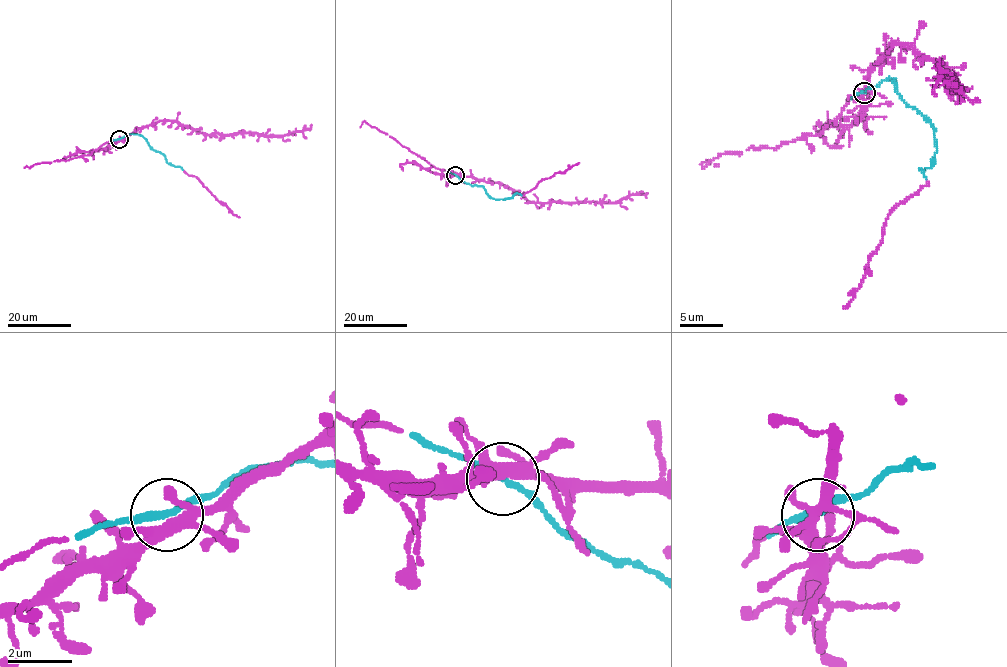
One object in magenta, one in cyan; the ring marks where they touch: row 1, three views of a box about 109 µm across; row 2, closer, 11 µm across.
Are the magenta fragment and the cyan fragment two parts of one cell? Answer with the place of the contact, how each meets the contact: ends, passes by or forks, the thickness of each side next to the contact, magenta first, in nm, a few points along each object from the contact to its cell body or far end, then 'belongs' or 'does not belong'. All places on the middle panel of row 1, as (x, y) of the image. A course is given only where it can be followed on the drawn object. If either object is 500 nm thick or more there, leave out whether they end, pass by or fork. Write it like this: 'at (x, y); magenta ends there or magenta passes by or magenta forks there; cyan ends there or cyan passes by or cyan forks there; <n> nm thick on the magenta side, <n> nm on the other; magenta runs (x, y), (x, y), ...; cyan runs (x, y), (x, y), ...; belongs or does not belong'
at (455, 175); magenta forks there; cyan passes by; 340 nm thick on the magenta side, 190 nm on the other; magenta runs (456, 175), (501, 183), (531, 202), (620, 202), (631, 195), (647, 193); cyan runs (455, 175), (472, 185), (481, 185), (490, 197), (497, 200), (521, 195); belongs

